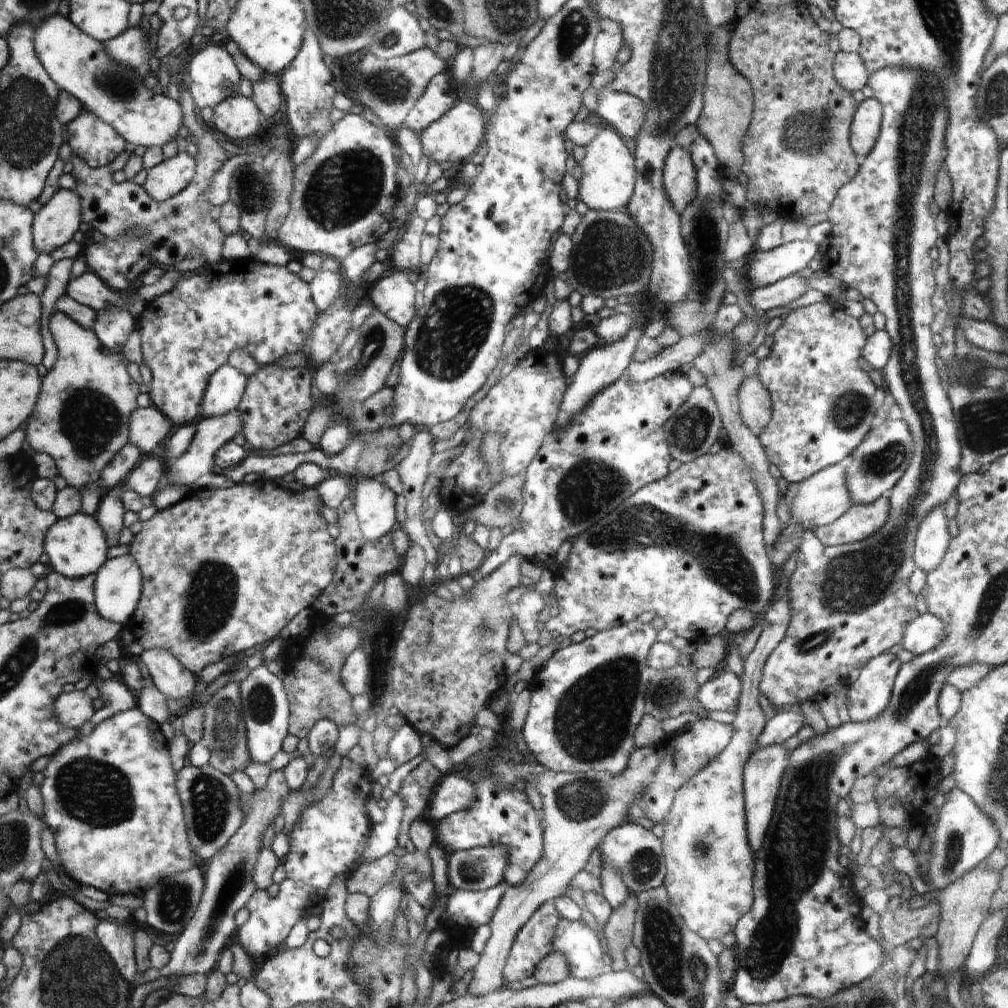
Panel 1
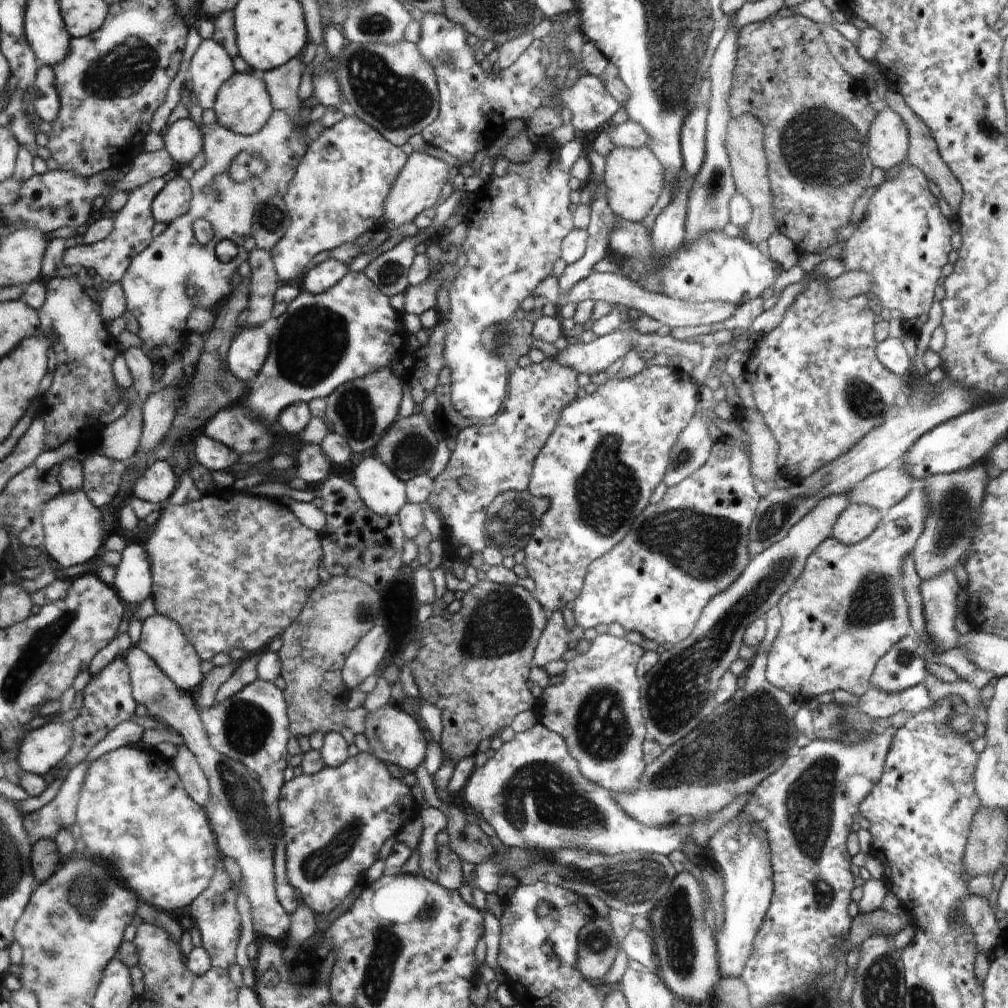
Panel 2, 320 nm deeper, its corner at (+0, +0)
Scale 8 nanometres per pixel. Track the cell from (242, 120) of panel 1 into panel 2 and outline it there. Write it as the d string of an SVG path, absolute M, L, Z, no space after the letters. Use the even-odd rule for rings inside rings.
M250 69L246 73L238 73L226 82L218 91L216 104L212 108L217 122L225 125L239 135L253 135L261 130L273 114L273 101L269 96L268 86L259 72Z

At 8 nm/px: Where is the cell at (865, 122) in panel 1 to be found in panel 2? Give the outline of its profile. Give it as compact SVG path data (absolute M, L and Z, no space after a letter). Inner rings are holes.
M878 106L878 114L872 121L869 130L869 157L873 166L879 166L882 170L898 167L902 164L909 151L909 132L905 122L888 106Z

